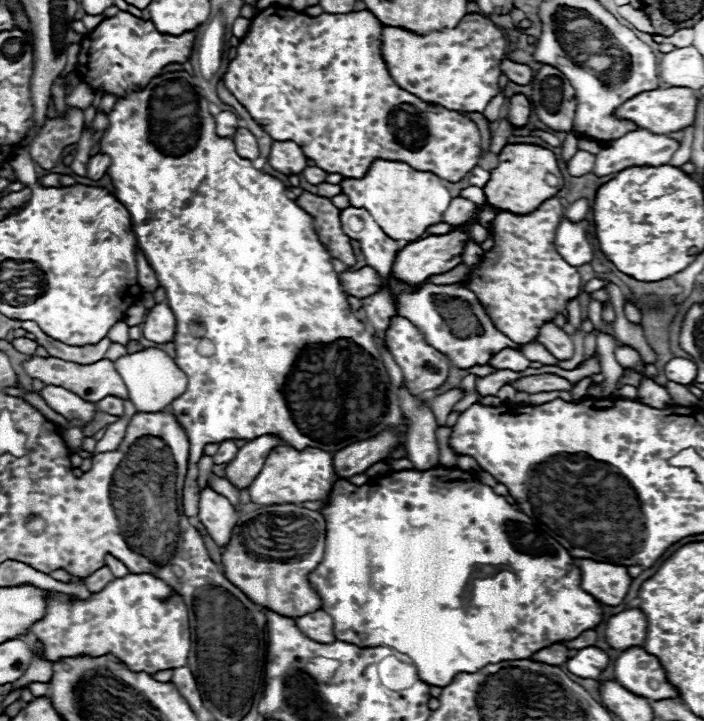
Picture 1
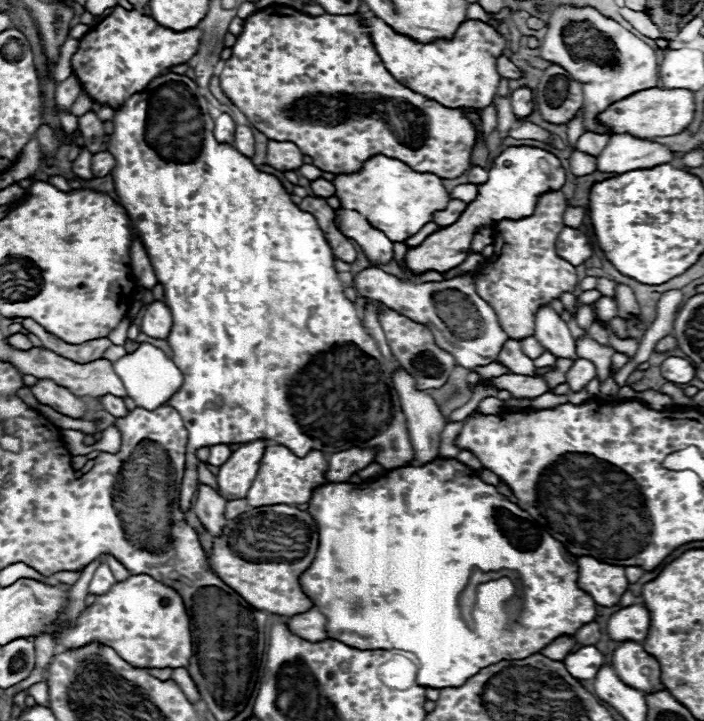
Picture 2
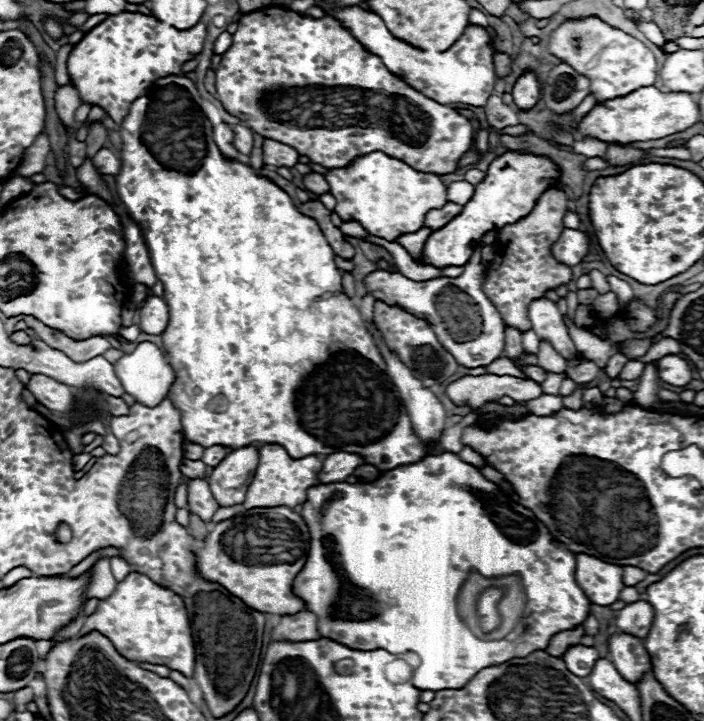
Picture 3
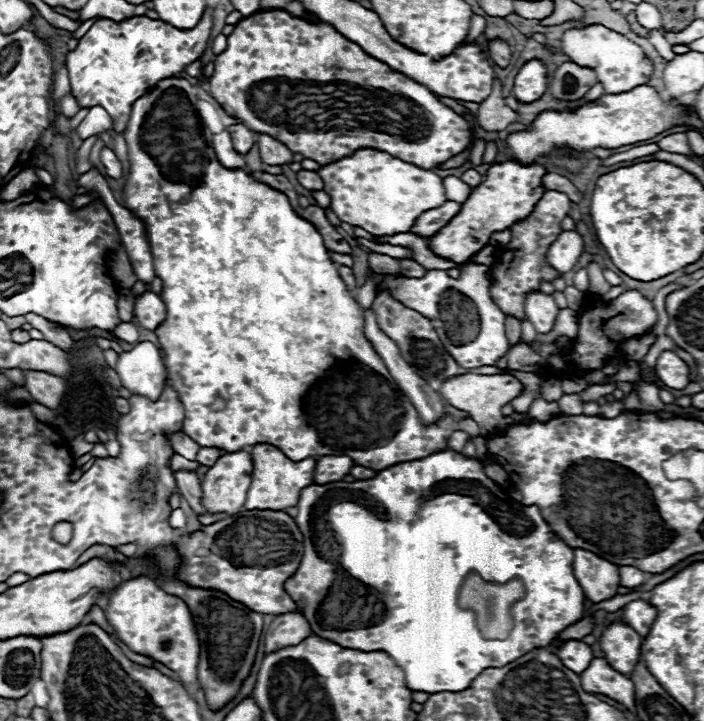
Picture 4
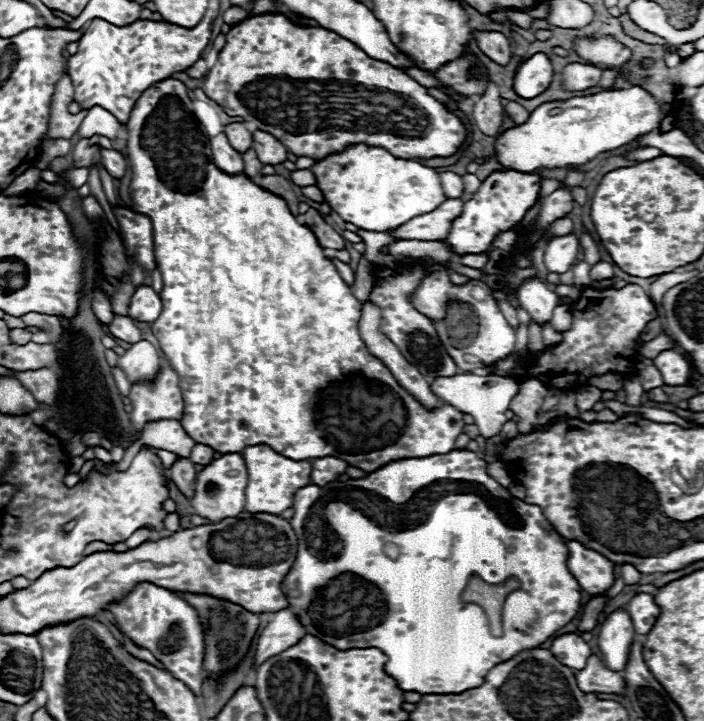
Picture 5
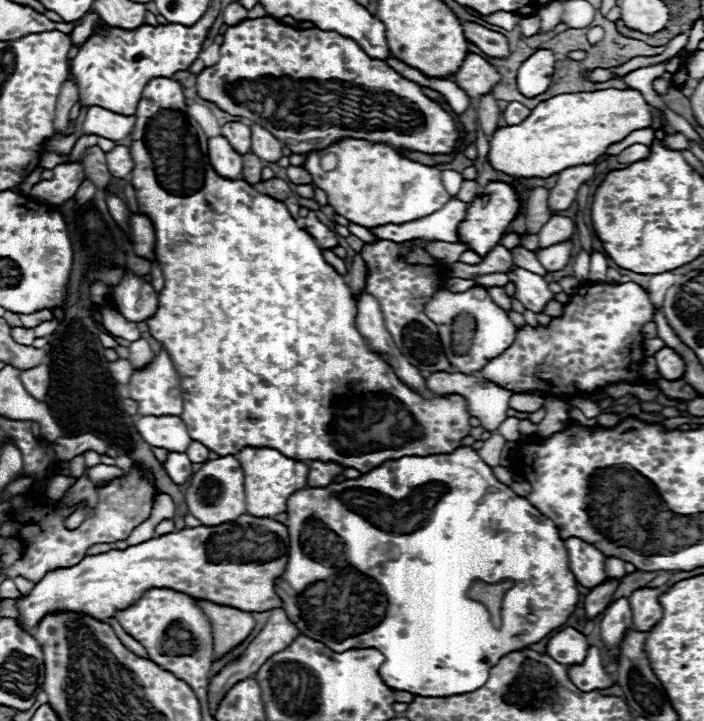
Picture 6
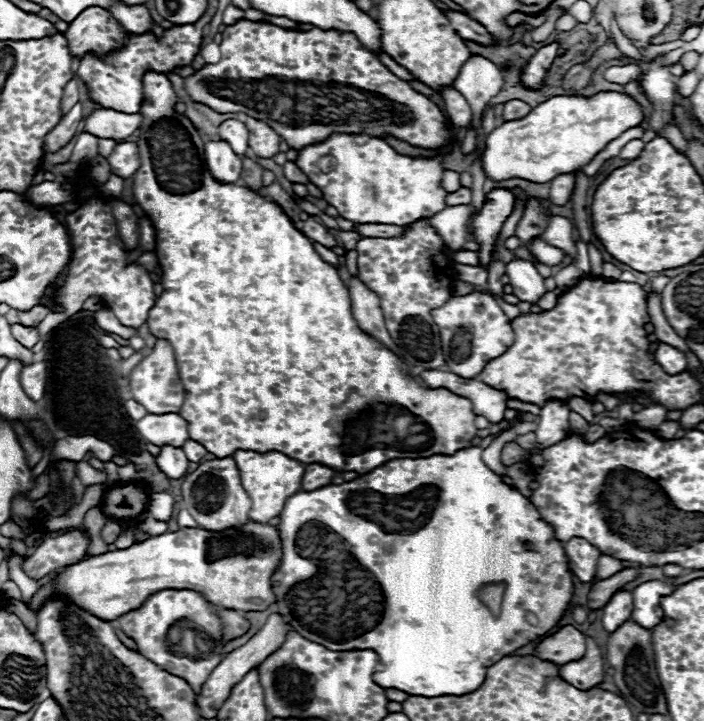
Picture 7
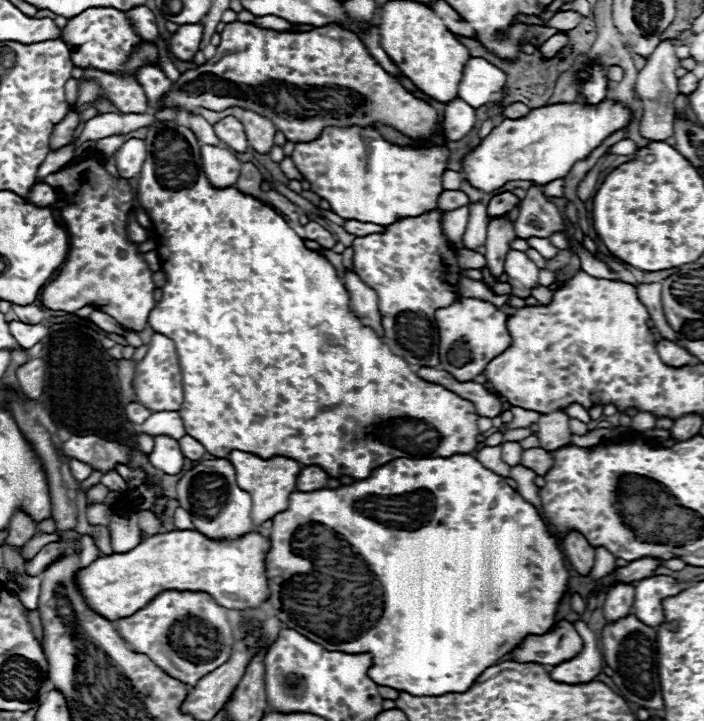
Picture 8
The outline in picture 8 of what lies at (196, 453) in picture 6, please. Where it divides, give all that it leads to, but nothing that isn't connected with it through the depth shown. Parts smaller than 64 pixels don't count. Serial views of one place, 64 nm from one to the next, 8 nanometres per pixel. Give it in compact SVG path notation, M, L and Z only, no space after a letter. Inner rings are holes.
M184 436L178 442L180 442L180 450L182 450L184 458L188 458L188 460L200 460L204 456L204 452L206 452L204 446L198 440L190 438L190 436Z

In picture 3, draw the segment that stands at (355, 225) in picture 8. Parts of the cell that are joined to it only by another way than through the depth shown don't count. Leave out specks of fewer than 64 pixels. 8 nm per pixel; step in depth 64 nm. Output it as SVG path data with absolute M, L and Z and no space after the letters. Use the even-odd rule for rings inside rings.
M446 202L442 208L430 210L430 212L424 216L424 226L434 232L434 230L446 226L456 214L460 214L460 210L462 210L460 204L456 204L456 202Z

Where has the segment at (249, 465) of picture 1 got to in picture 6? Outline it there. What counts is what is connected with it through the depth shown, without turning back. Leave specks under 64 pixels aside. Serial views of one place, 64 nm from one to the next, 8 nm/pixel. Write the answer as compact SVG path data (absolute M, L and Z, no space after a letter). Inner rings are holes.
M230 454L216 460L208 460L200 470L192 474L184 490L184 502L188 512L200 520L202 526L220 526L234 522L238 516L246 514L246 494L244 494L244 472L240 462Z

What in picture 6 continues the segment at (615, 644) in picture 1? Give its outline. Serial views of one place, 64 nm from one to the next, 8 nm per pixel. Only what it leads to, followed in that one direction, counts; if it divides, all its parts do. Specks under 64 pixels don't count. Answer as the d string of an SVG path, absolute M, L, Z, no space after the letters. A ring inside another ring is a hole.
M638 588L630 596L632 606L632 622L636 630L648 632L652 626L656 626L662 618L662 606L658 604L658 596L662 594L662 588Z

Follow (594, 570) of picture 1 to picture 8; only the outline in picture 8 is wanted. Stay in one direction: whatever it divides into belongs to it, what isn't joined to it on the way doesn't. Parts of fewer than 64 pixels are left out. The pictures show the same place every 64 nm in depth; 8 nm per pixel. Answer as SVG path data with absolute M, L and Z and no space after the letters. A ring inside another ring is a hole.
M570 530L562 540L562 546L570 564L578 570L578 574L586 576L594 566L594 548L586 540L586 536L576 530Z

